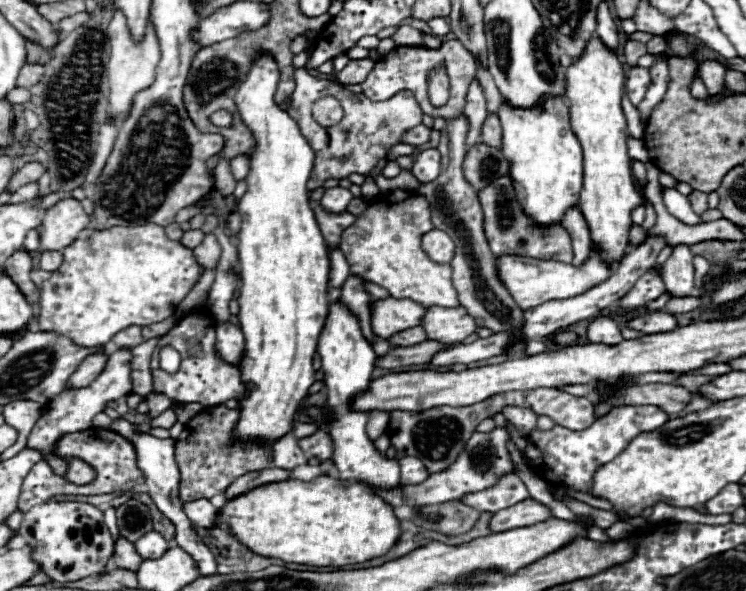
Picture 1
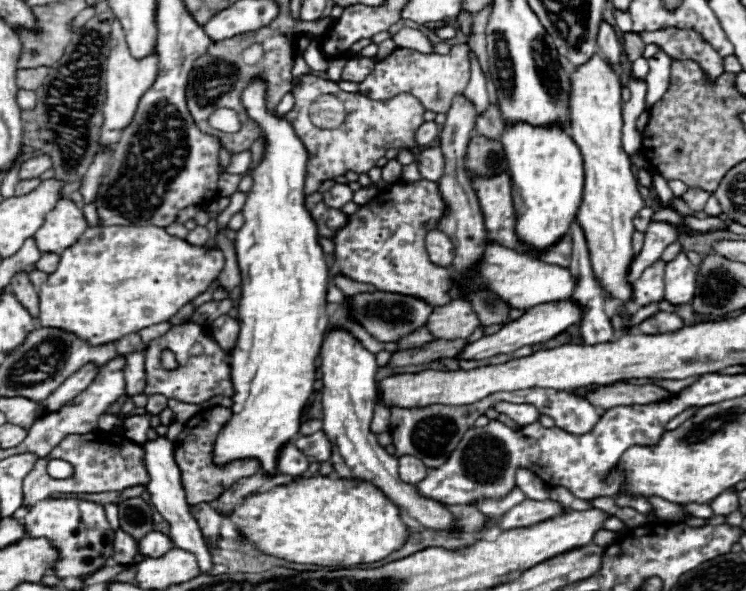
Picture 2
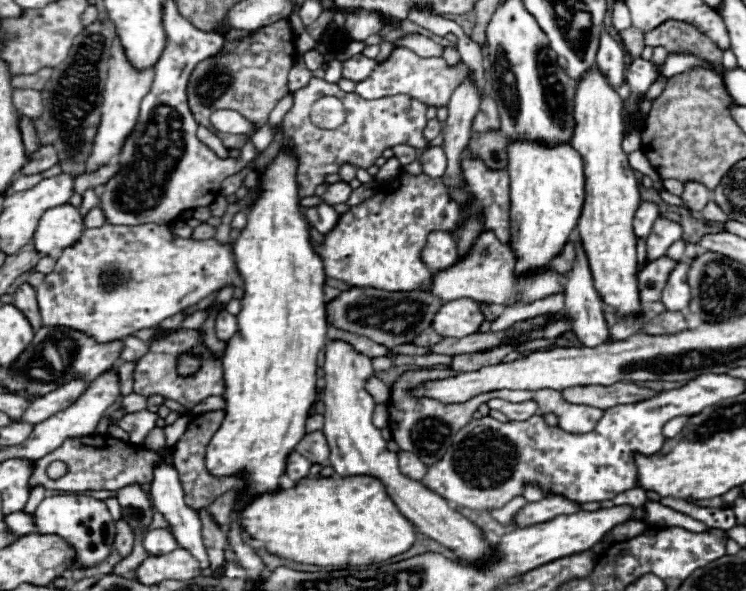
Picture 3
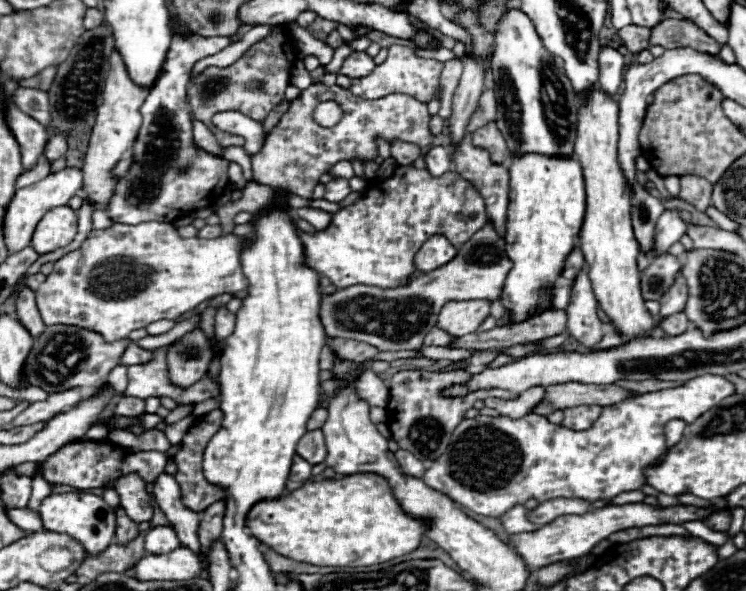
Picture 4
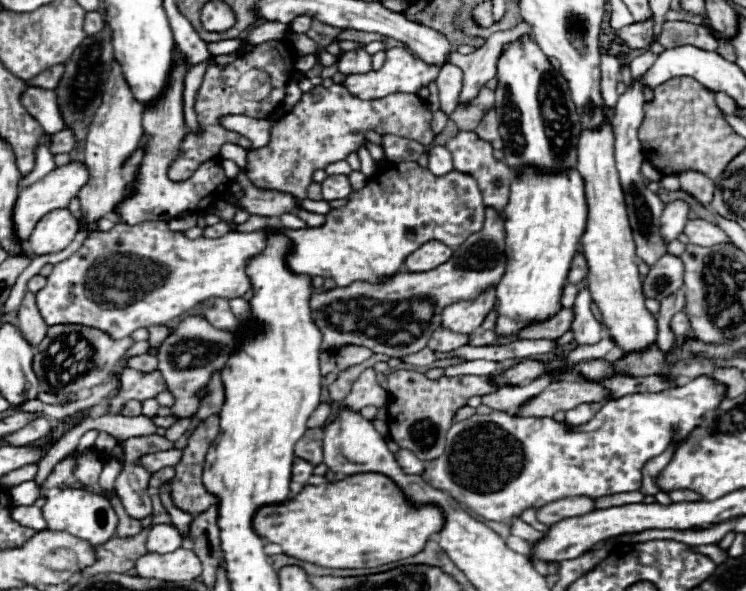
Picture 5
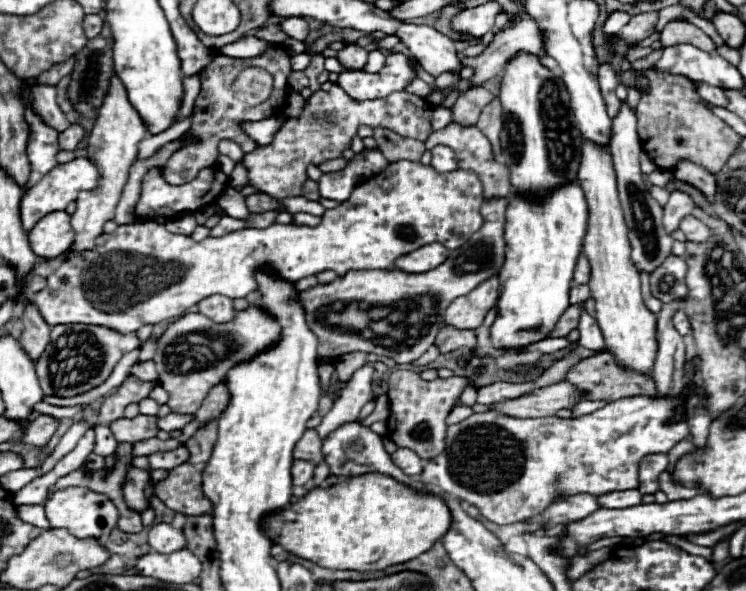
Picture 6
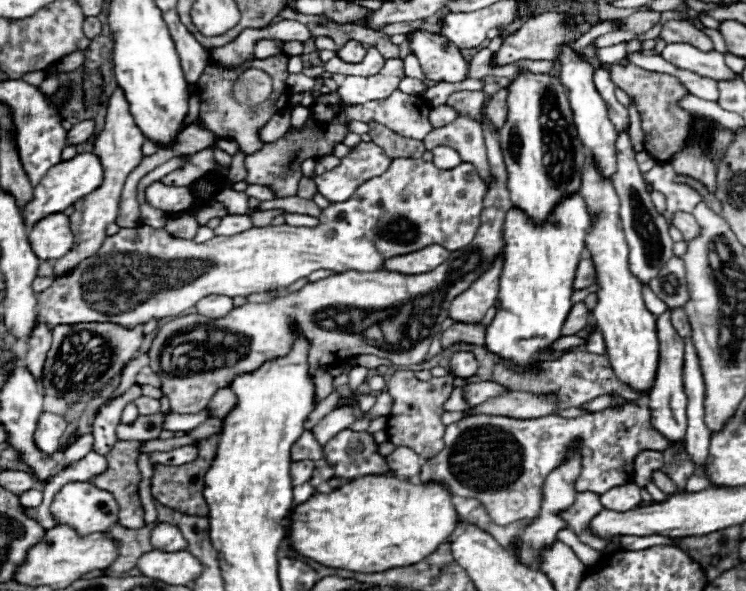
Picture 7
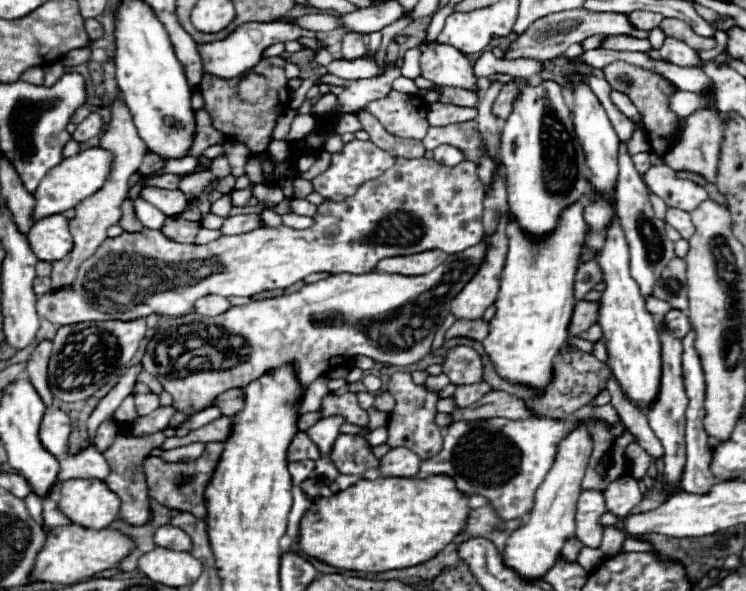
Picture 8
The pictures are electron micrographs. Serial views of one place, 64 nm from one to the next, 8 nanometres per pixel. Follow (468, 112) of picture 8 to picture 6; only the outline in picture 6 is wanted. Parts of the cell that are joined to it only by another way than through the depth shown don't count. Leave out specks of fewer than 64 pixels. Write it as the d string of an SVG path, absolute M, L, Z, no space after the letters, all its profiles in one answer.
M436 106L432 110L432 128L434 130L440 130L444 126L448 126L452 122L452 110L448 108L442 108L442 106Z

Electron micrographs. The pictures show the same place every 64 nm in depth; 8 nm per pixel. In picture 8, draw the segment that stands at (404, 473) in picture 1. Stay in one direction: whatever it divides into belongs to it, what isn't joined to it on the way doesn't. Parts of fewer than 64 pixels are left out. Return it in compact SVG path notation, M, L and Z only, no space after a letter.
M392 448L386 456L380 458L380 474L396 478L412 478L418 474L420 458L408 448Z

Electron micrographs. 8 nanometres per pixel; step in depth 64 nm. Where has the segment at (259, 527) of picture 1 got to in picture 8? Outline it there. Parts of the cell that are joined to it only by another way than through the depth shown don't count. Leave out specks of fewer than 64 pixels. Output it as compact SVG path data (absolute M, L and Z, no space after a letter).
M450 476L430 480L358 480L332 498L318 498L300 520L300 548L330 566L358 572L384 572L418 566L434 558L464 528L470 496L454 488Z

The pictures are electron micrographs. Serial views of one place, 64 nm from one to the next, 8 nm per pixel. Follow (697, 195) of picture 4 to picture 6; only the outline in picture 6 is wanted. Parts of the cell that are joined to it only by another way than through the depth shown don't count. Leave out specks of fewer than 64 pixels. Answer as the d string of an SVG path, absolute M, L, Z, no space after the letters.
M680 160L674 168L674 176L682 182L688 182L692 186L696 186L708 200L714 198L716 192L716 176L710 174L706 168L702 168L700 164L694 164L690 160Z

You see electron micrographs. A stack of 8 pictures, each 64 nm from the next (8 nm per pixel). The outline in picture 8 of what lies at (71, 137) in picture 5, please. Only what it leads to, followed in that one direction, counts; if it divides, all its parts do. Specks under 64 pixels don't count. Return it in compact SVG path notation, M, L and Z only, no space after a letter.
M90 114L82 124L78 124L78 128L72 134L72 138L78 140L78 142L86 142L86 140L90 140L94 136L100 136L102 130L104 130L102 116L100 114Z

